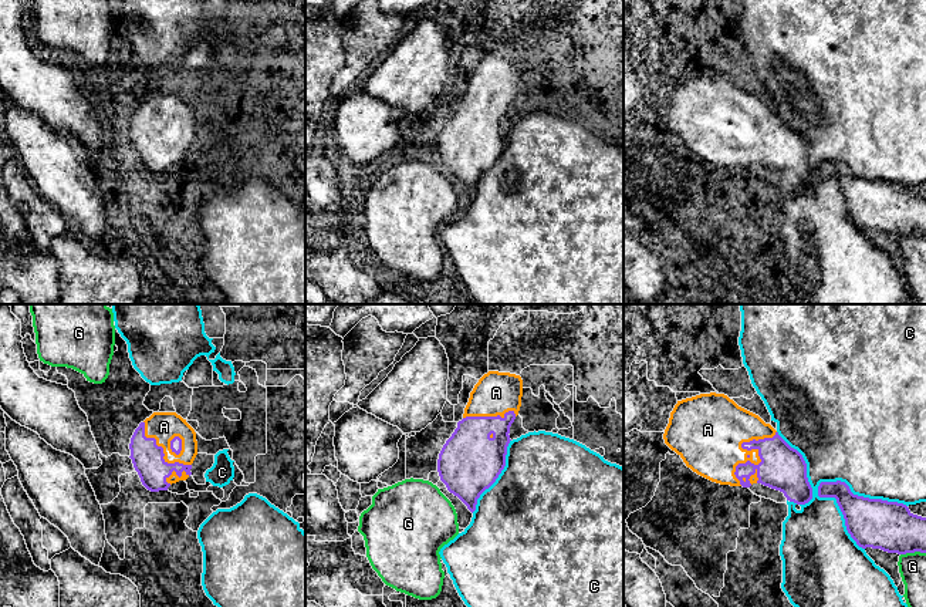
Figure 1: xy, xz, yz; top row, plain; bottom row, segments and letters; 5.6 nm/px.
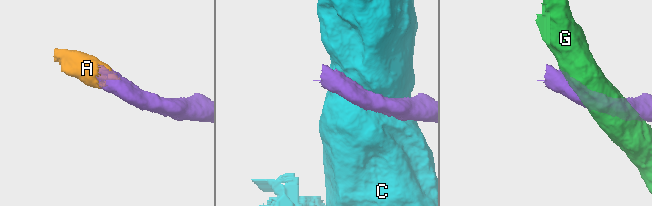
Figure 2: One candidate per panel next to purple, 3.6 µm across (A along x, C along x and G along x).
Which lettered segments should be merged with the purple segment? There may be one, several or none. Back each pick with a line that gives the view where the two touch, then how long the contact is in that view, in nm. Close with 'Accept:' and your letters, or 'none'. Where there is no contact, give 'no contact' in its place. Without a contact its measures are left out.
A: yz | 360 nm
Accept: A

